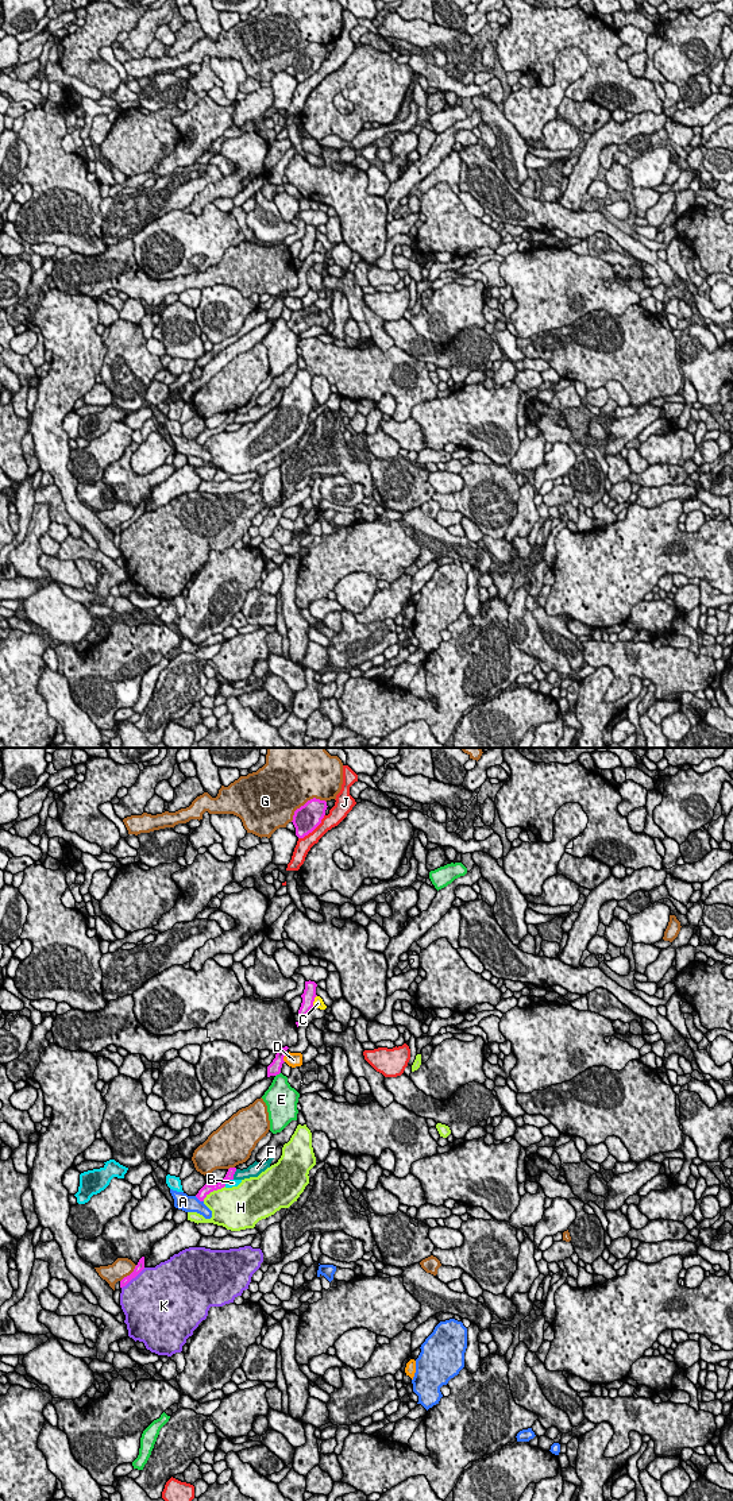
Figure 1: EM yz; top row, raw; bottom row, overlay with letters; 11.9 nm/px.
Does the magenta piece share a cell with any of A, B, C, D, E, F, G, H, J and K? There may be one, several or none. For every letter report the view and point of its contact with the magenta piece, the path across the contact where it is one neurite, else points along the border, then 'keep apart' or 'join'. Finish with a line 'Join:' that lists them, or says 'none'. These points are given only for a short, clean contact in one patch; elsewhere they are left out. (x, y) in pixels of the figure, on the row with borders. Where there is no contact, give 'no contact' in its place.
A: yz (199, 1199) | along yz (195, 1196), (203, 1202) | keep apart
B: yz (227, 1180) | keep apart
C: yz (313, 1000) | along yz (316, 995), (312, 1006) | keep apart
D: yz (282, 1058) | along yz (285, 1054), (284, 1061) | keep apart
E: yz (277, 1073) | keep apart
F: yz (234, 1173) | along yz (236, 1169), (232, 1179) | keep apart
G: yz (307, 802) | keep apart
H: yz (213, 1189) | keep apart
J: yz (313, 829) | keep apart
K: yz (132, 1277) | along yz (145, 1268), (122, 1288) | keep apart
Join: none

